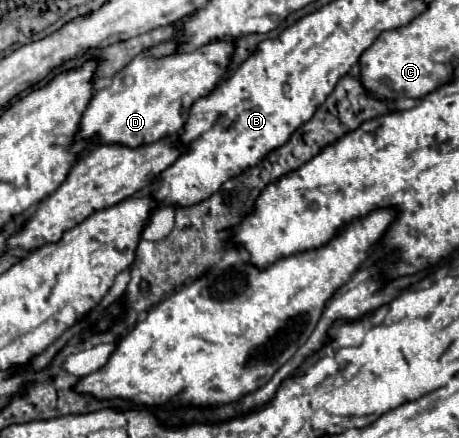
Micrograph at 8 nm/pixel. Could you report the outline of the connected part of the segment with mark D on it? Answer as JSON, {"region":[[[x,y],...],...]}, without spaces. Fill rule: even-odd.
{"region":[[[220,40],[190,54],[178,54],[174,42],[164,42],[136,56],[126,68],[114,74],[112,84],[94,92],[88,102],[76,140],[96,138],[96,142],[124,142],[124,146],[144,146],[180,134],[188,120],[192,102],[208,96],[224,76],[234,44]]]}

